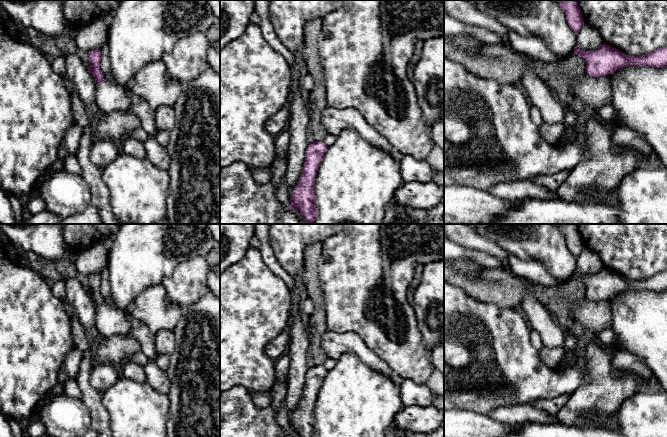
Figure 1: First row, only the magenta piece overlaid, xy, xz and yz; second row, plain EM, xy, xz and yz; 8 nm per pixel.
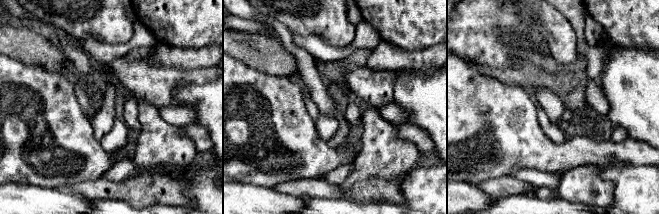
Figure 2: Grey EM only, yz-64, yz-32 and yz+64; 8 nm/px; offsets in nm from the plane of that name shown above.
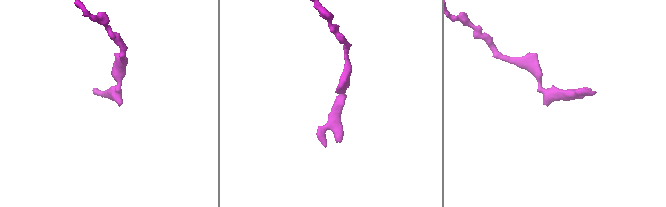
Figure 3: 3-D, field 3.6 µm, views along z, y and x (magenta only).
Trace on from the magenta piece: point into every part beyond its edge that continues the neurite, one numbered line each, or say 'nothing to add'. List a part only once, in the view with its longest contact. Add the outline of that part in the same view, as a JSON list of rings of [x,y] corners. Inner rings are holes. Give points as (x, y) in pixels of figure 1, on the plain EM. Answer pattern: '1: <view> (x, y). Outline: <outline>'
nothing to add

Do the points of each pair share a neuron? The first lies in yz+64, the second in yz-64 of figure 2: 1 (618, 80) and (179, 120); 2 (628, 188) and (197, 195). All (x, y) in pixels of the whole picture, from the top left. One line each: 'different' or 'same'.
1: different
2: same

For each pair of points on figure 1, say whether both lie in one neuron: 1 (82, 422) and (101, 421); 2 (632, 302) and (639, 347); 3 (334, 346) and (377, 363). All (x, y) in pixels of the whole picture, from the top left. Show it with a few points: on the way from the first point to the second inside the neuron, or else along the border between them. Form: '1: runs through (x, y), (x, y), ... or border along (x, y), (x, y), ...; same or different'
1: border along (81, 400), (89, 412), (90, 426); different
2: runs through (635, 313), (639, 317), (639, 336); same
3: runs through (345, 346), (357, 346), (366, 355); same

